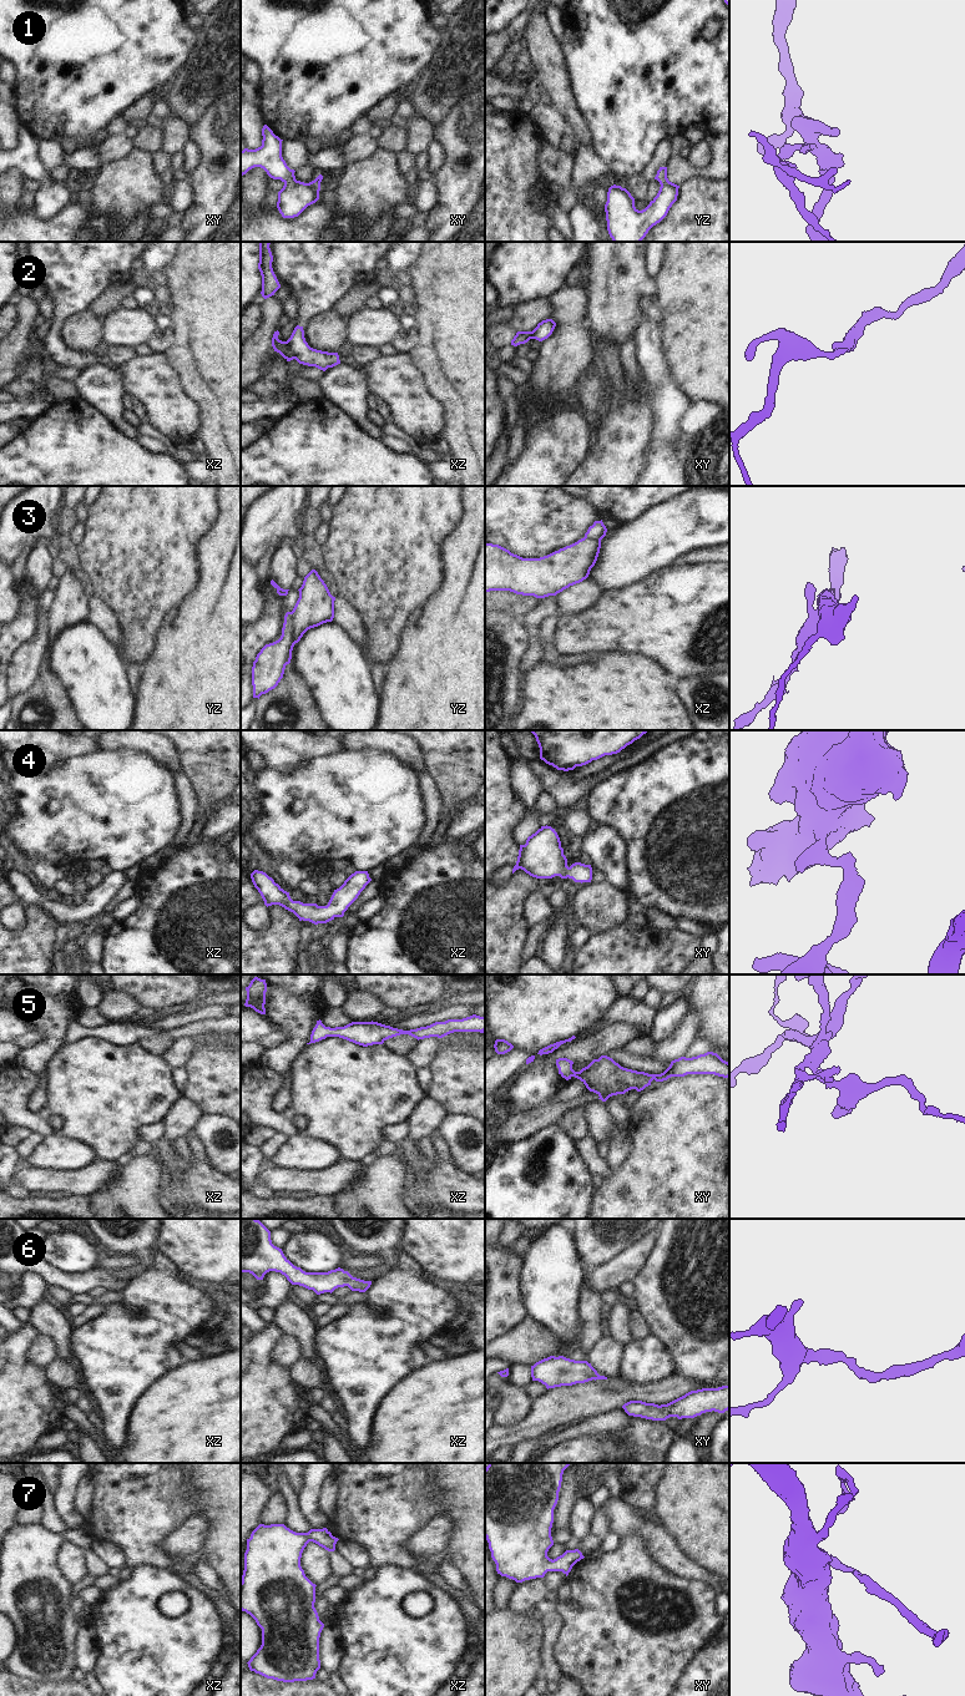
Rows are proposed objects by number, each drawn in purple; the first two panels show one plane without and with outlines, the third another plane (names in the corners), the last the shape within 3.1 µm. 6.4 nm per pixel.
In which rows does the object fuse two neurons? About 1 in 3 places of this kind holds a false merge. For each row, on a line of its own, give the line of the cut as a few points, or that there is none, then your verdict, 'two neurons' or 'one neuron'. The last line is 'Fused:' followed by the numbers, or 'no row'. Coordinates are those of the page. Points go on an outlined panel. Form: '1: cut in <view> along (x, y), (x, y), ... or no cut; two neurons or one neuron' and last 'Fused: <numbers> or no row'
1: no cut; one neuron
2: cut in xz along (286, 342), (294, 358); two neurons
3: cut in yz along (291, 612), (292, 638), (296, 642); two neurons
4: no cut; one neuron
5: no cut; one neuron
6: no cut; one neuron
7: no cut; one neuron
Fused: 2, 3

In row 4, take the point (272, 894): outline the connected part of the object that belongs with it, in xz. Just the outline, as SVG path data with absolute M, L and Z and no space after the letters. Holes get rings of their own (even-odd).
M254 870L251 874L251 879L267 907L279 905L293 912L299 921L309 921L314 925L327 923L335 917L343 917L348 907L372 881L368 871L355 871L339 888L334 890L327 906L318 906L317 903L293 901L289 892L284 891L263 871Z

